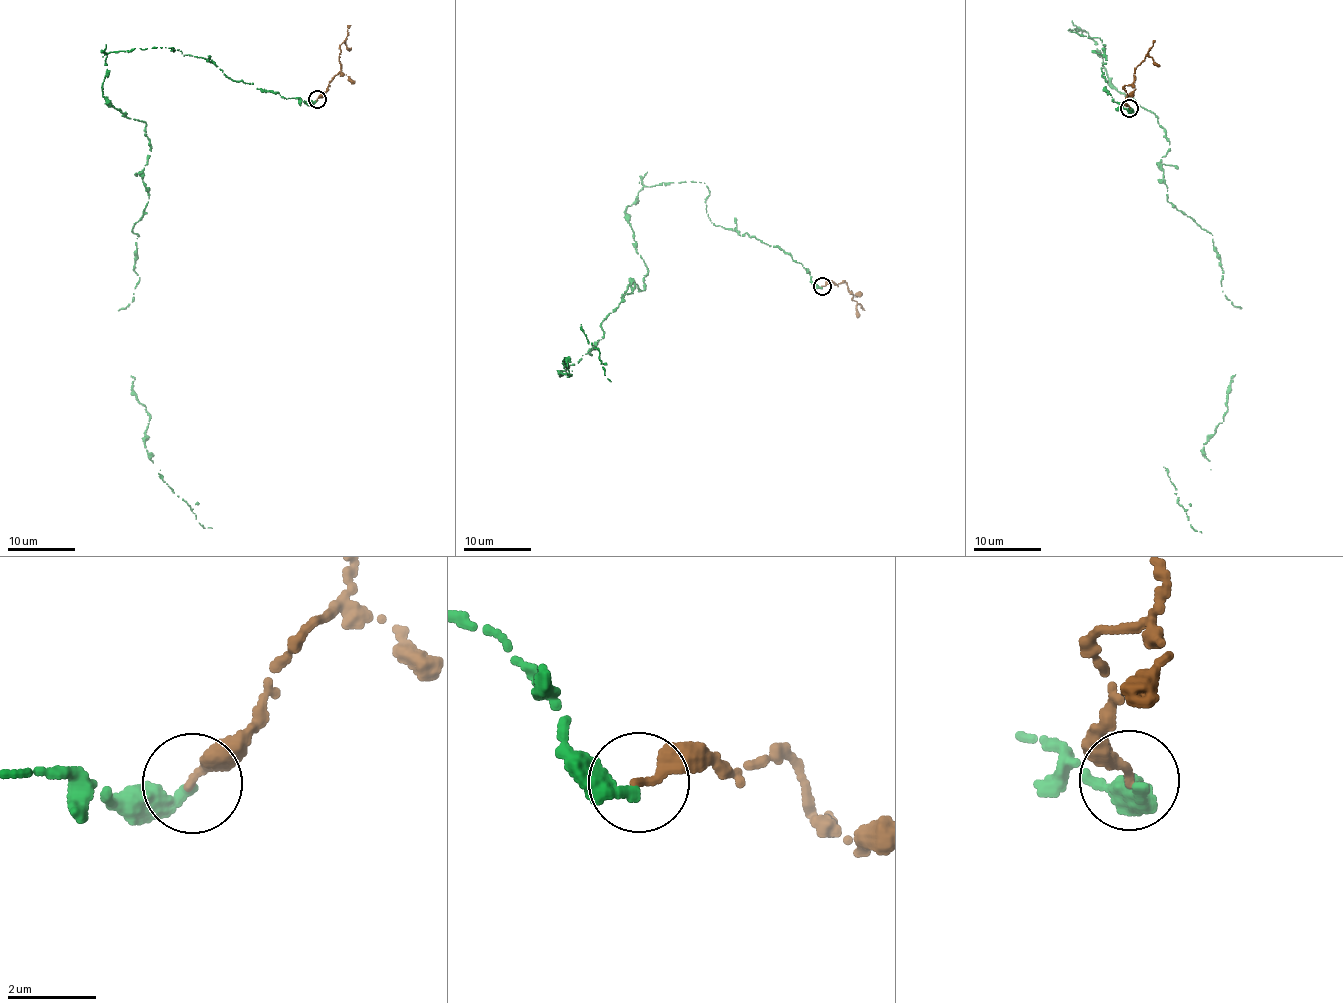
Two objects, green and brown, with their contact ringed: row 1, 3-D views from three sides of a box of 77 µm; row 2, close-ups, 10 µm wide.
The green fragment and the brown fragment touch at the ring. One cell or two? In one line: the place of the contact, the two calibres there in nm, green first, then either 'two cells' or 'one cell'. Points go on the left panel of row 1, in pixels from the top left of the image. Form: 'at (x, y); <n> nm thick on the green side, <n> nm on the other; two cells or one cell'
at (317, 99); 320 nm thick on the green side, 240 nm on the other; one cell

